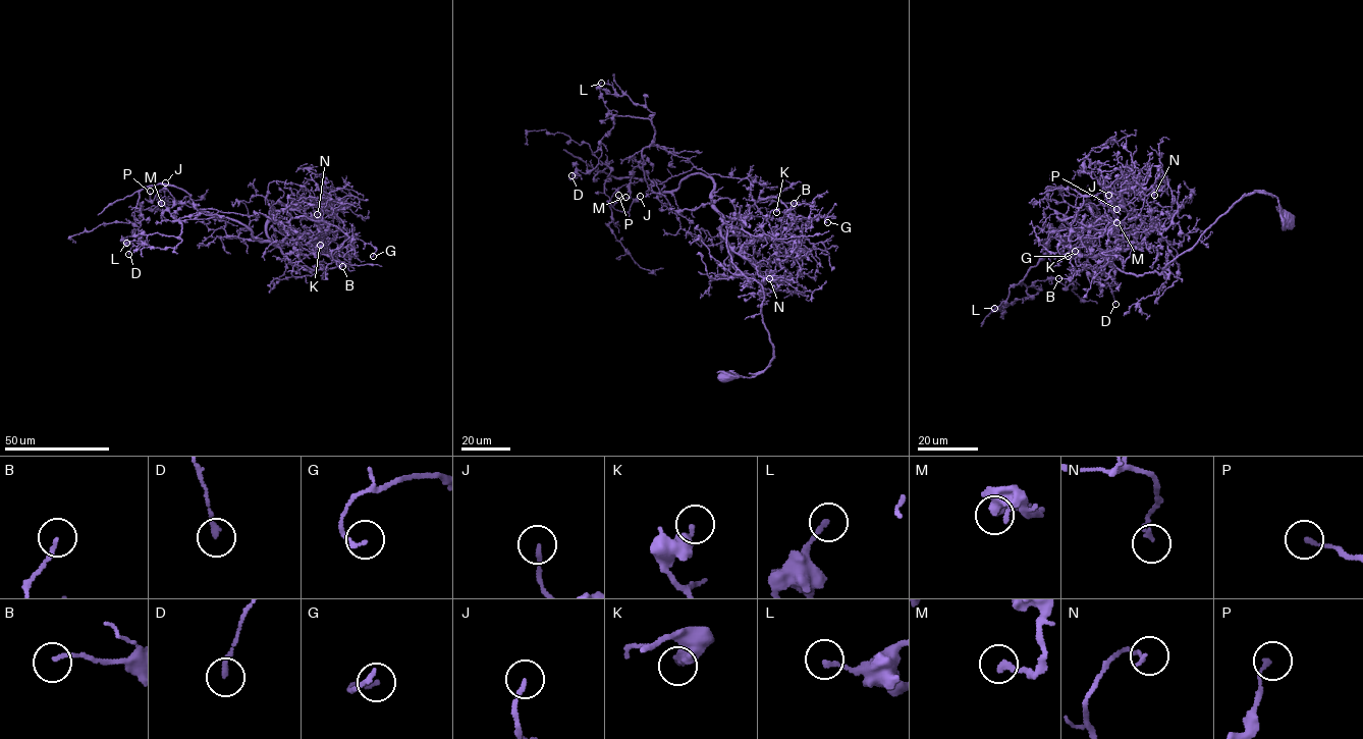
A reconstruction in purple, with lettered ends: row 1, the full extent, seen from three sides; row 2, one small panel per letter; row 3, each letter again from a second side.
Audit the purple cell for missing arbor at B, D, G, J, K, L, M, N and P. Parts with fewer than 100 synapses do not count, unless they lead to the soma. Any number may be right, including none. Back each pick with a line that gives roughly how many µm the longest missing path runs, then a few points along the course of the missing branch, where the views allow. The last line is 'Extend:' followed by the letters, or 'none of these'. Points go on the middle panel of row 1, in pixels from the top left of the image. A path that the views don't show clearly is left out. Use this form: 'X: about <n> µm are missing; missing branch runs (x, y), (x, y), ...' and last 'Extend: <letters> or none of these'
Extend: none of these

